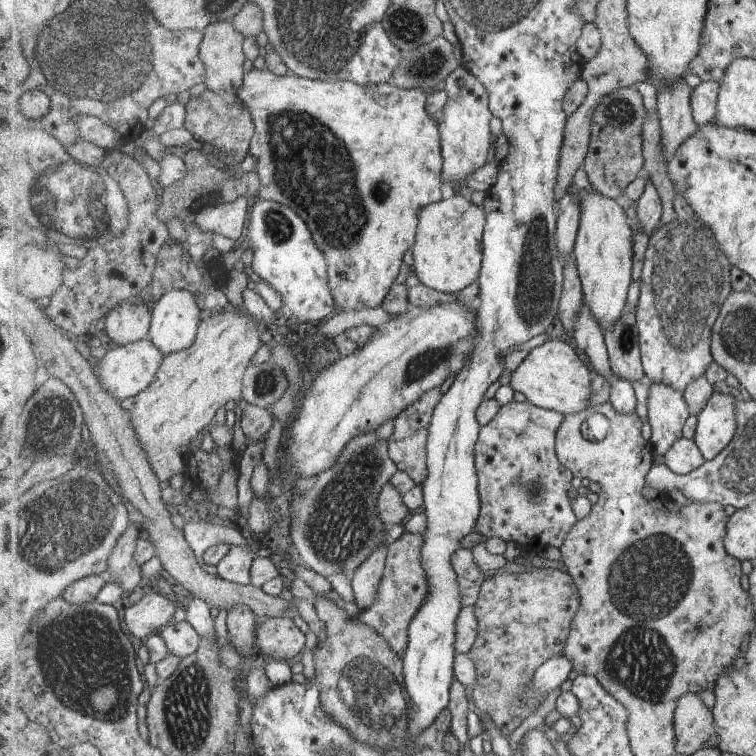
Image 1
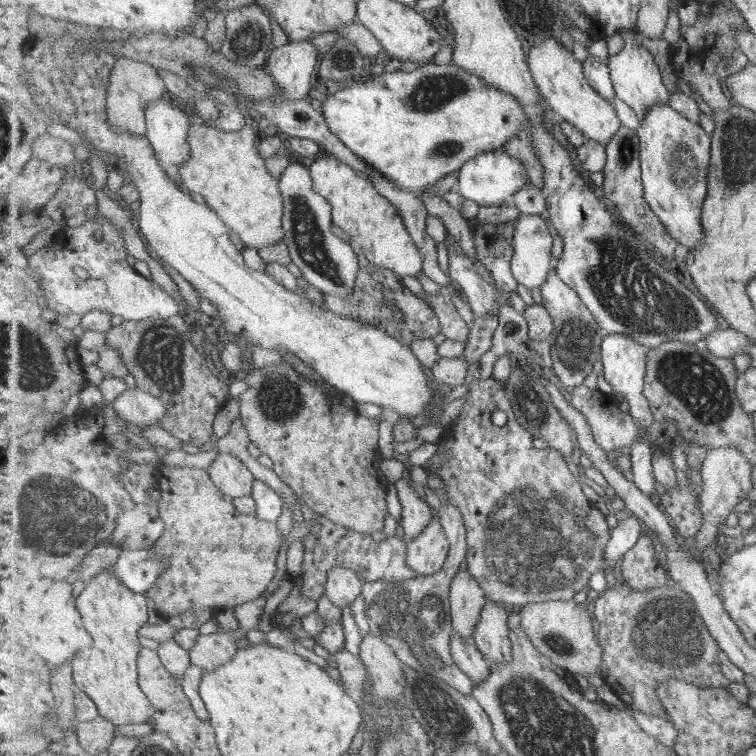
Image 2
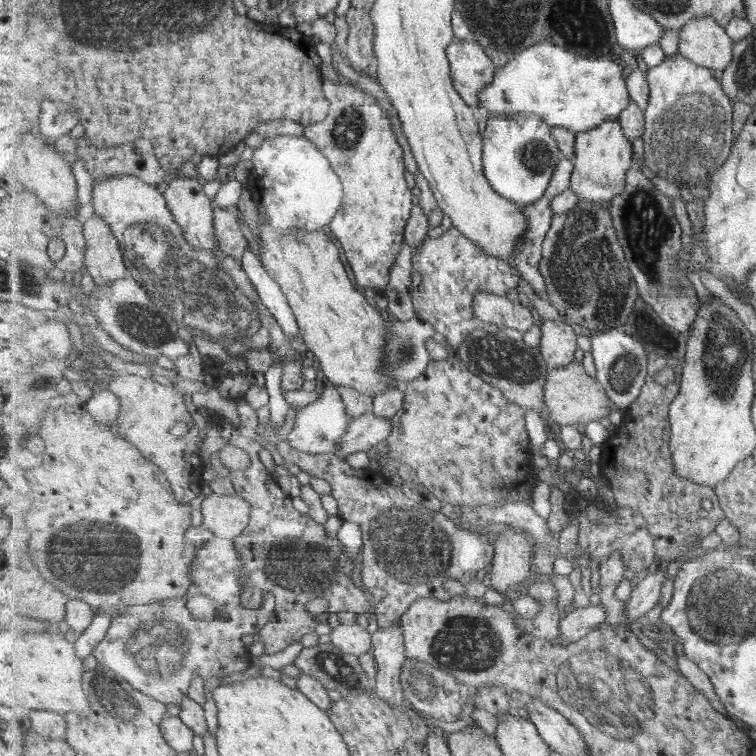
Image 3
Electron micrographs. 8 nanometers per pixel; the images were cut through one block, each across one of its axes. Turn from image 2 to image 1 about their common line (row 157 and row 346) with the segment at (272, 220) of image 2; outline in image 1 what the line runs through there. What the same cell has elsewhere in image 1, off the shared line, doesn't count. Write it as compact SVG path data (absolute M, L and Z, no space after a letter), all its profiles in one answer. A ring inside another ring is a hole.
M230 306L221 313L204 316L194 344L189 349L165 356L158 369L156 380L135 397L133 410L131 410L133 426L145 453L151 458L155 474L163 483L171 480L171 476L175 474L185 474L188 466L187 456L202 436L203 430L205 431L209 424L214 423L215 414L219 412L219 408L223 408L231 401L239 402L243 398L244 375L257 352L263 347L261 335L266 328L267 324L257 321L246 311Z

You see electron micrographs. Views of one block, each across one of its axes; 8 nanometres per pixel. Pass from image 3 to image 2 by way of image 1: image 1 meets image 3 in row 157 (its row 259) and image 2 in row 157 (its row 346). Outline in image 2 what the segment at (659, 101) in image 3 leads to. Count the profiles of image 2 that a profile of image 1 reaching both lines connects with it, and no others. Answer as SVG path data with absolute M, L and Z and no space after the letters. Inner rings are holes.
M665 102L650 109L637 129L645 198L667 226L668 233L689 251L694 250L706 237L702 214L705 199L709 196L712 137L699 123L685 118Z

